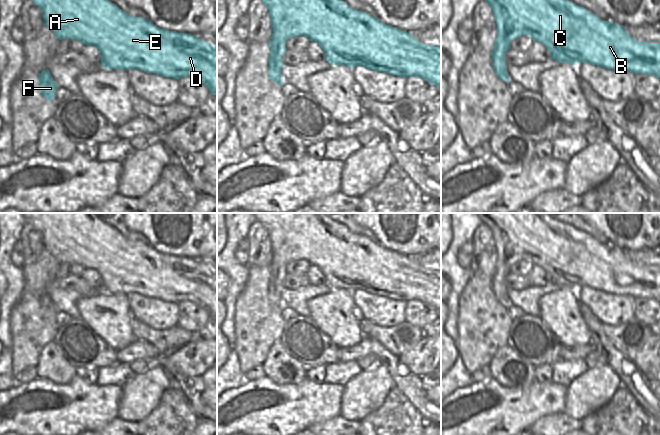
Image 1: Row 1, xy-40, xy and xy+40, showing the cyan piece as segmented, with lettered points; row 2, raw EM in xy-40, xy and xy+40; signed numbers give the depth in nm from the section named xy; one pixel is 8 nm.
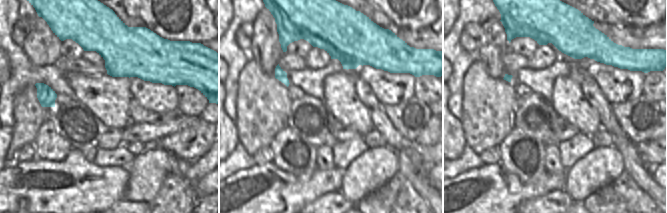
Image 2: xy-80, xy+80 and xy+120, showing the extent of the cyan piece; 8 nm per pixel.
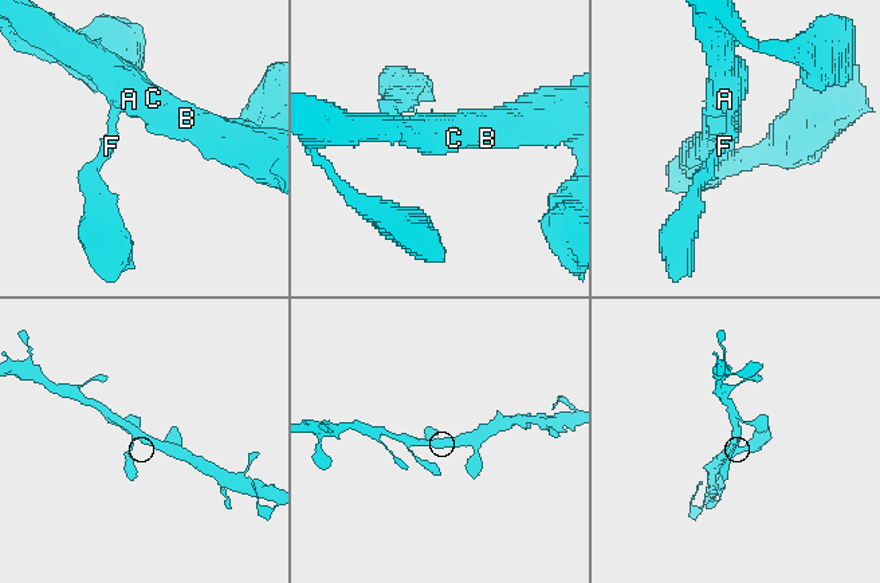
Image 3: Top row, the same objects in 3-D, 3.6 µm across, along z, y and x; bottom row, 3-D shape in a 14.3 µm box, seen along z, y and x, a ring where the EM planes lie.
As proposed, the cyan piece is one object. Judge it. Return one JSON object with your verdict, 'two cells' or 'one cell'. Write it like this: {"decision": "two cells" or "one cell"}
{"decision": "one cell"}

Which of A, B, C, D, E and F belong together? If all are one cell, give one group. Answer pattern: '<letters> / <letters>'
A B C D E F

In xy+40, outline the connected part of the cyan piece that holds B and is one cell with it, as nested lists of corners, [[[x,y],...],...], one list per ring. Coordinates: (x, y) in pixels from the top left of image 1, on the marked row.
[[[485,0],[492,8],[497,24],[495,48],[491,53],[493,68],[497,76],[507,83],[510,80],[507,72],[505,54],[511,49],[510,43],[522,36],[530,35],[533,41],[542,43],[550,52],[551,59],[559,63],[590,63],[614,71],[630,71],[635,75],[654,75],[660,78],[660,43],[648,43],[634,39],[622,25],[604,21],[585,9],[568,0]]]

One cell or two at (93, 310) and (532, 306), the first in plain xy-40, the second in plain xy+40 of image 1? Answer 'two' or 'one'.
two

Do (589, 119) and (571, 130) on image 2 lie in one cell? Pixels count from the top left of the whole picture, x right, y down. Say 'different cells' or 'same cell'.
different cells

